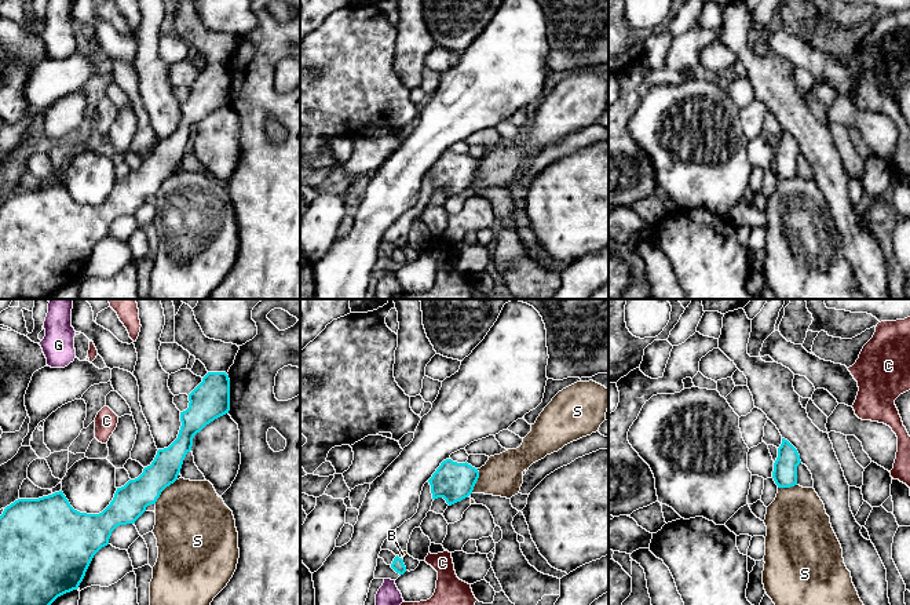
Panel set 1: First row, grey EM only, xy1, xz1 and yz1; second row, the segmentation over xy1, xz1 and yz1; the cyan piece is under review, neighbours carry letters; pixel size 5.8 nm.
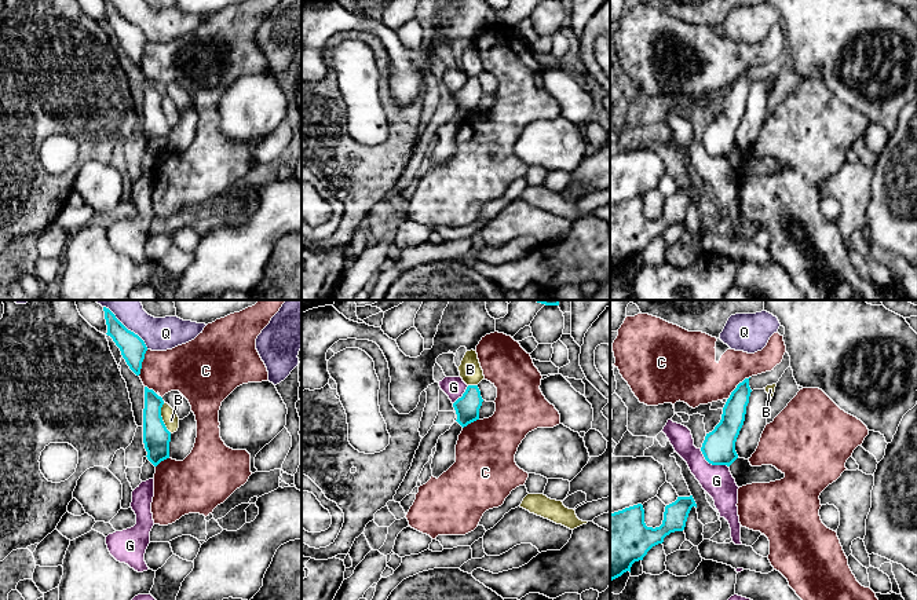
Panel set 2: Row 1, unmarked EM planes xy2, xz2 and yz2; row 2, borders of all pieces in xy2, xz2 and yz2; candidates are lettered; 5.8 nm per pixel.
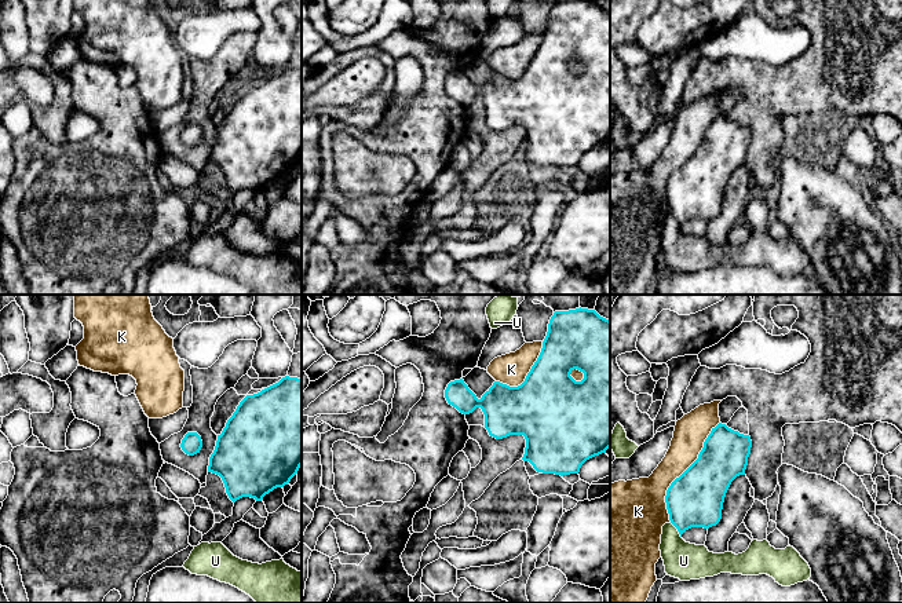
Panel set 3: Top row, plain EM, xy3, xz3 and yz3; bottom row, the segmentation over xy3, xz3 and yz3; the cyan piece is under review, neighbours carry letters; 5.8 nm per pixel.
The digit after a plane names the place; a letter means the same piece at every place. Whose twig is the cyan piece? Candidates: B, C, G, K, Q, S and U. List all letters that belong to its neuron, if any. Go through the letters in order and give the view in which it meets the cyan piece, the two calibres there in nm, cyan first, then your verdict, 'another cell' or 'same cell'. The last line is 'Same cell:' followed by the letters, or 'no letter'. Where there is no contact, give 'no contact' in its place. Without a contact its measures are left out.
B: meets cyan in xy2; 160 nm thick on the cyan side, 90 nm on the other; another cell
C: meets cyan in yz2; 140 nm thick on the cyan side, 300 nm on the other; another cell
G: meets cyan in yz2; 190 nm thick on the cyan side, 180 nm on the other; another cell
K: meets cyan in yz3; 320 nm thick on the cyan side, 200 nm on the other; another cell
Q: meets cyan in xy2; 150 nm thick on the cyan side, 190 nm on the other; another cell
S: meets cyan in xy1; 200 nm thick on the cyan side, 420 nm on the other; another cell
U: meets cyan in yz3; 320 nm thick on the cyan side, 220 nm on the other; another cell
Same cell: no letter

